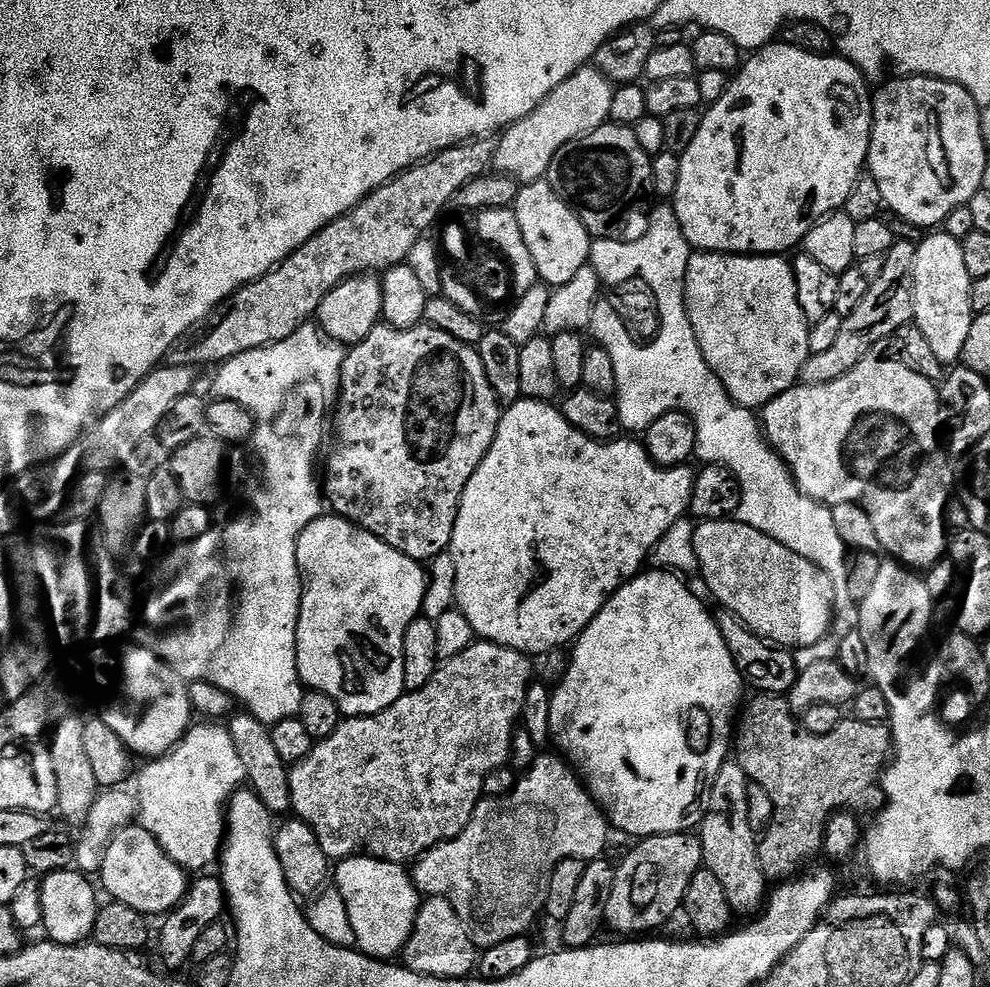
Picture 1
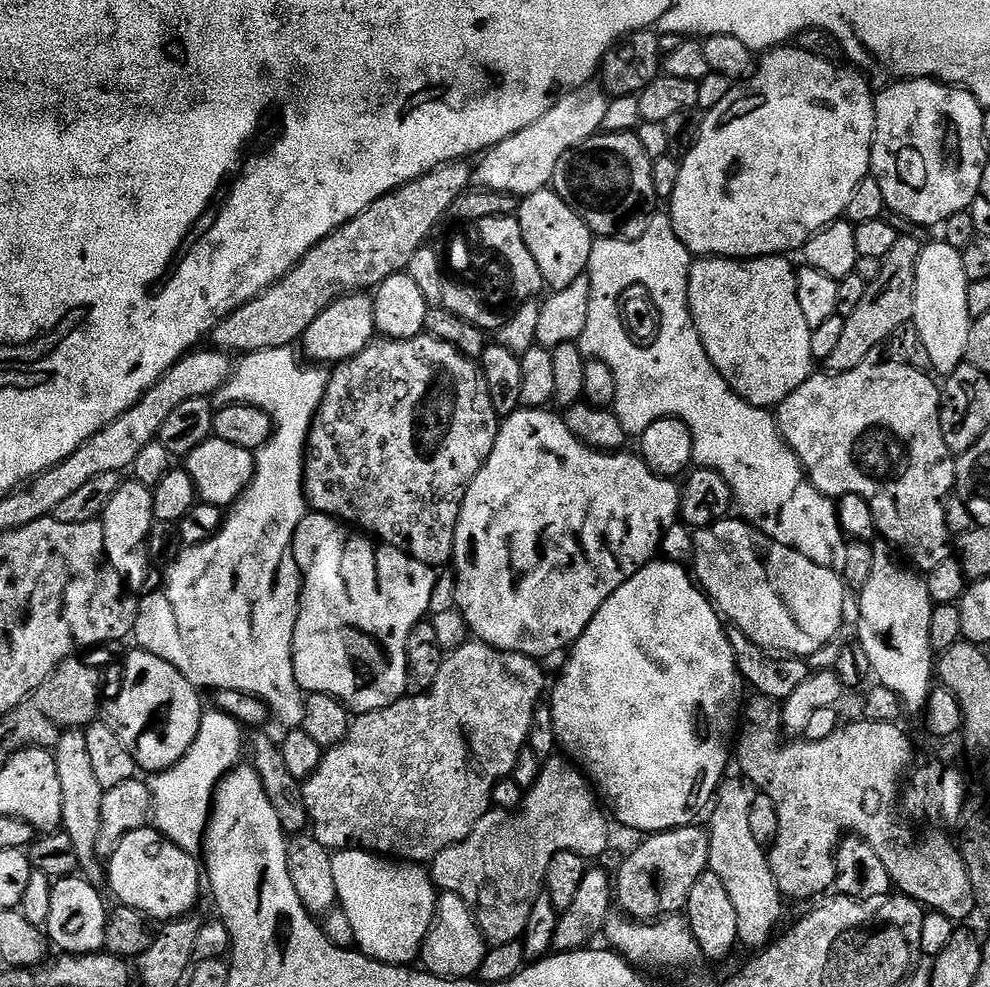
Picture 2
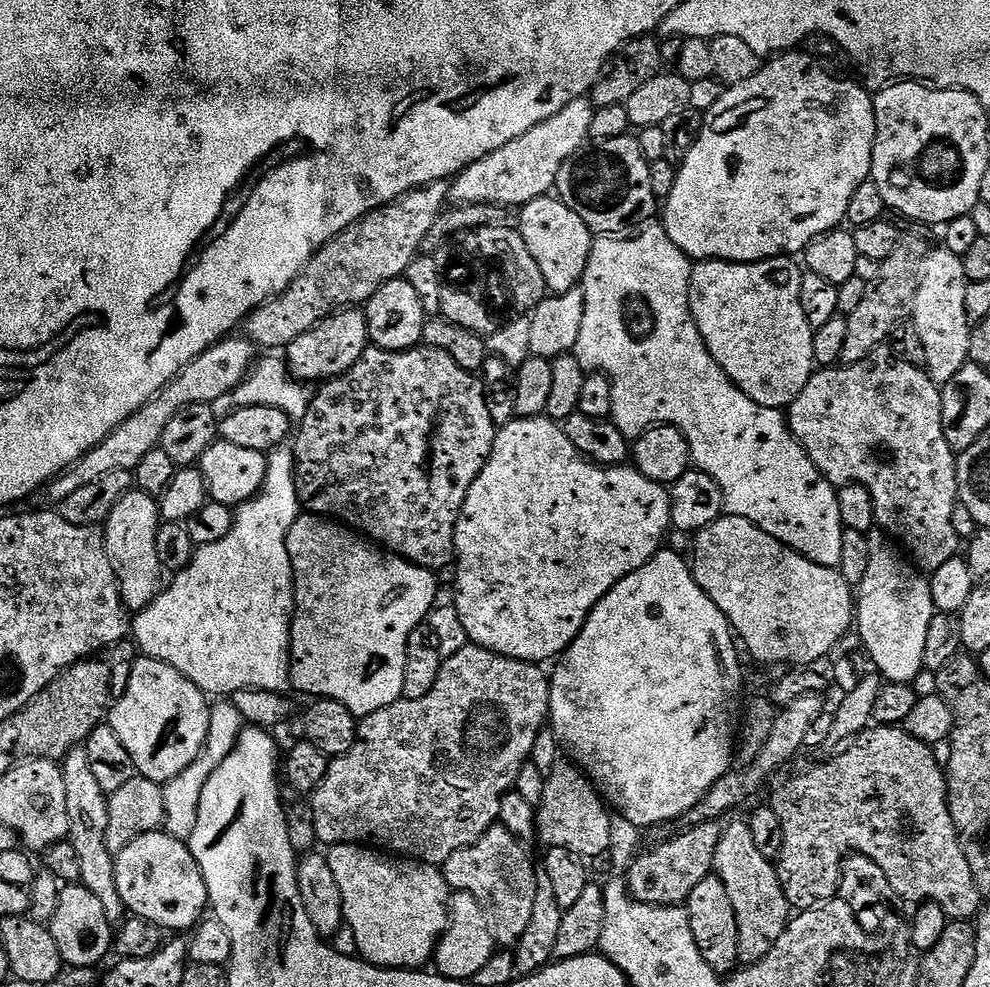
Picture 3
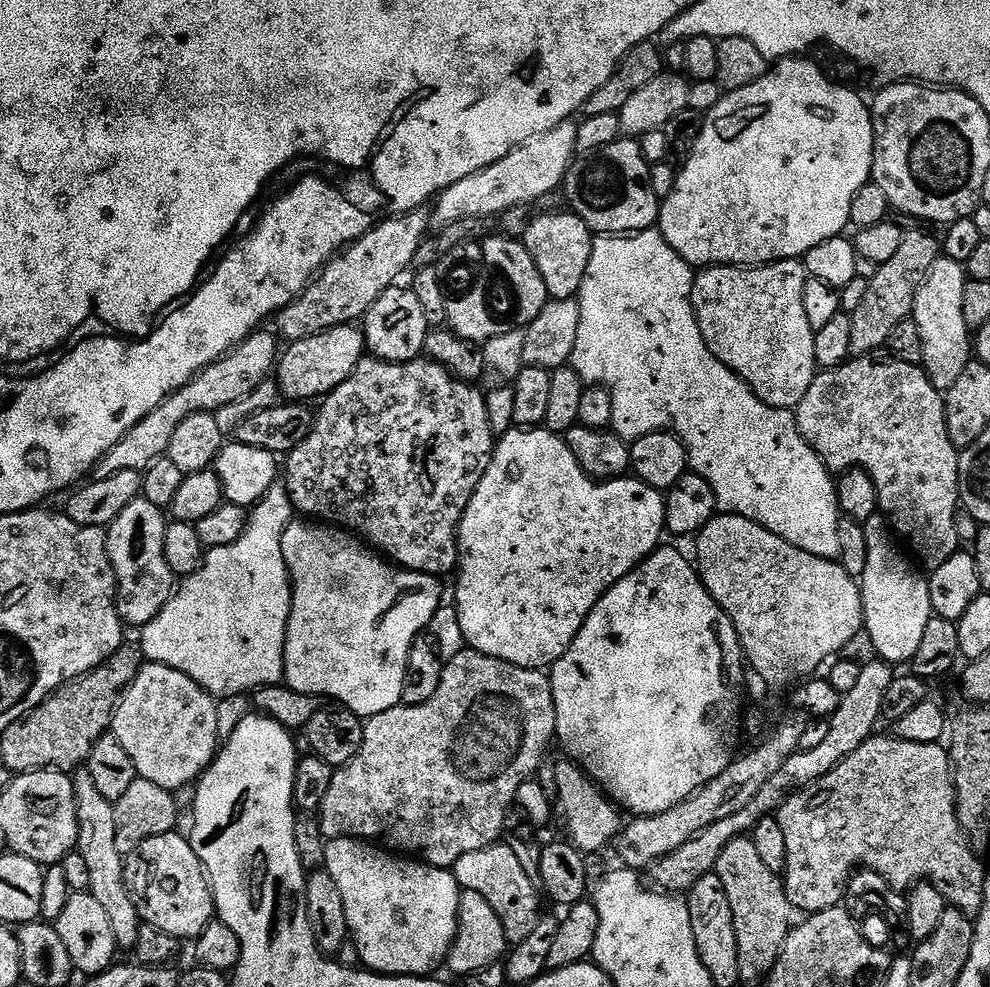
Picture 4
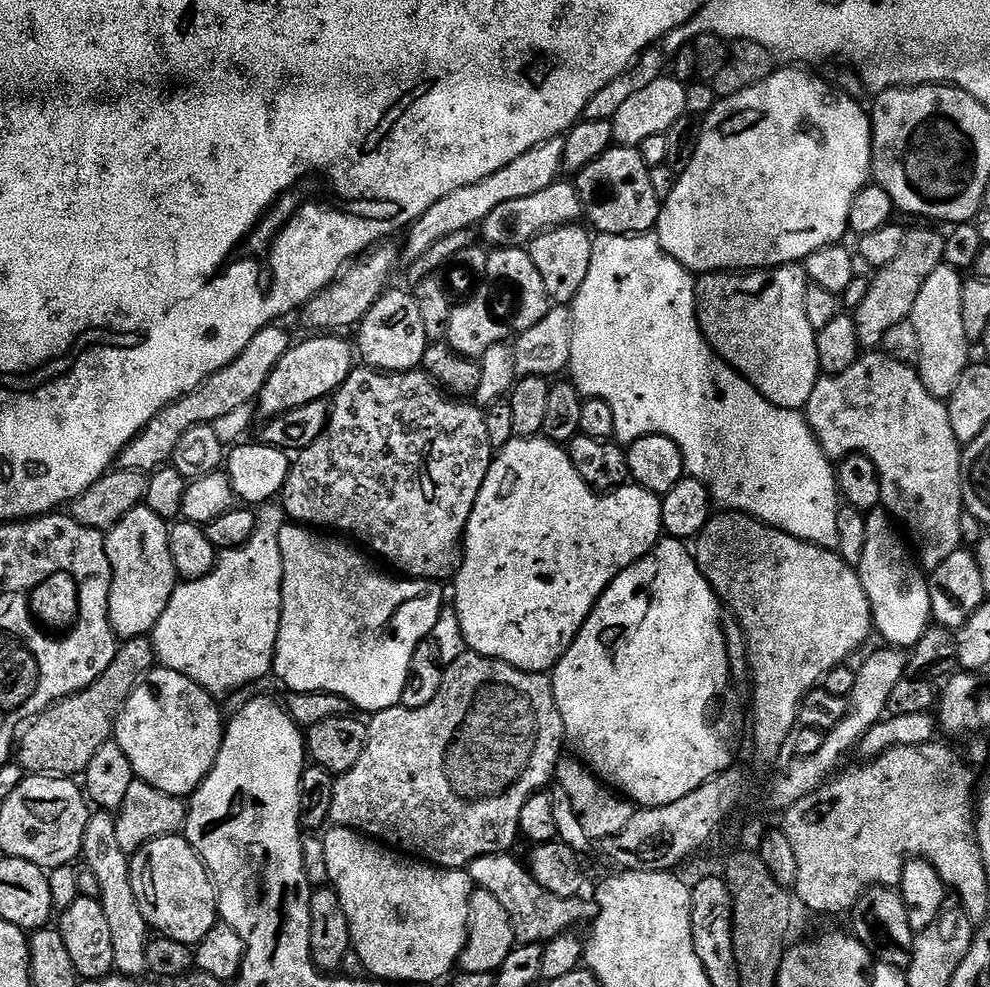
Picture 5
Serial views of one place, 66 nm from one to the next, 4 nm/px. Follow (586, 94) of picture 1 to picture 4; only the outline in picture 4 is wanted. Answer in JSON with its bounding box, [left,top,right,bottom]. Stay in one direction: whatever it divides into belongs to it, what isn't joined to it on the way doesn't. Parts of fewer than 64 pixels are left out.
[430,123,577,229]

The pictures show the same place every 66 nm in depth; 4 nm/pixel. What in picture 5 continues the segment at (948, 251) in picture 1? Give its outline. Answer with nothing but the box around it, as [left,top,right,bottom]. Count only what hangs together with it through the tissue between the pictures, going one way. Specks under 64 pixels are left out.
[911,264,970,401]

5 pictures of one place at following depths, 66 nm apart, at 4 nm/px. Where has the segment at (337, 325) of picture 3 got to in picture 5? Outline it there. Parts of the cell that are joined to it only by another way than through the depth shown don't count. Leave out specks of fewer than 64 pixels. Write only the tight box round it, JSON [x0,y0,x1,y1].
[258,334,354,418]

